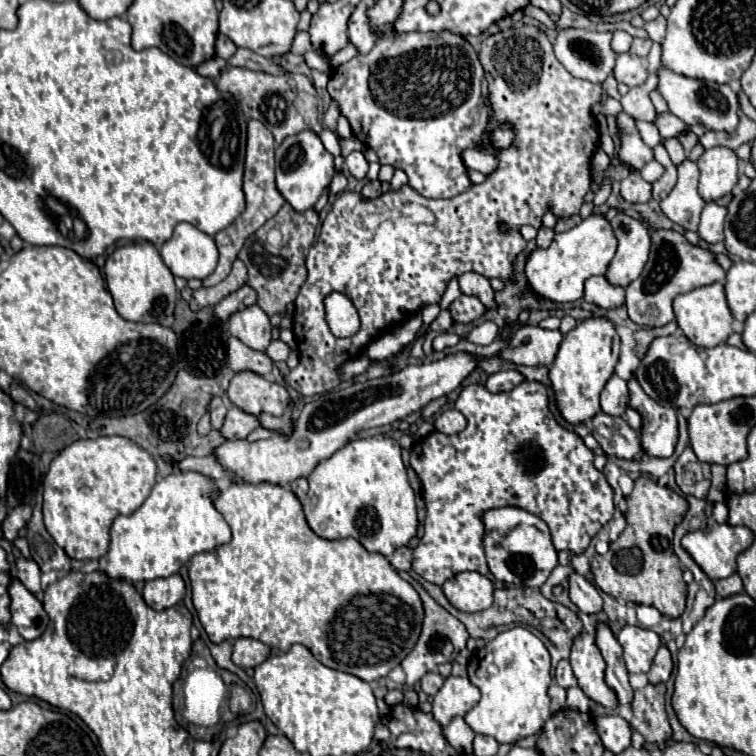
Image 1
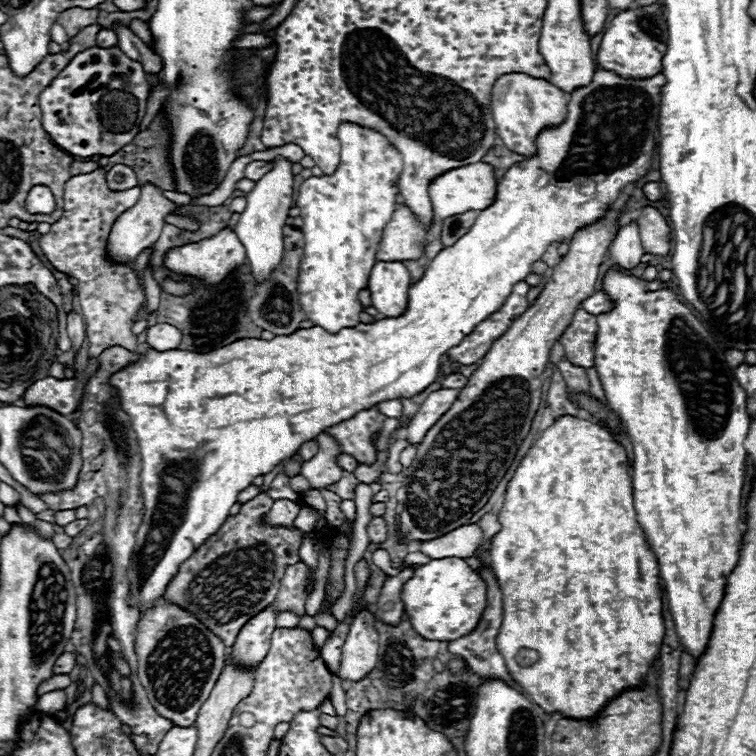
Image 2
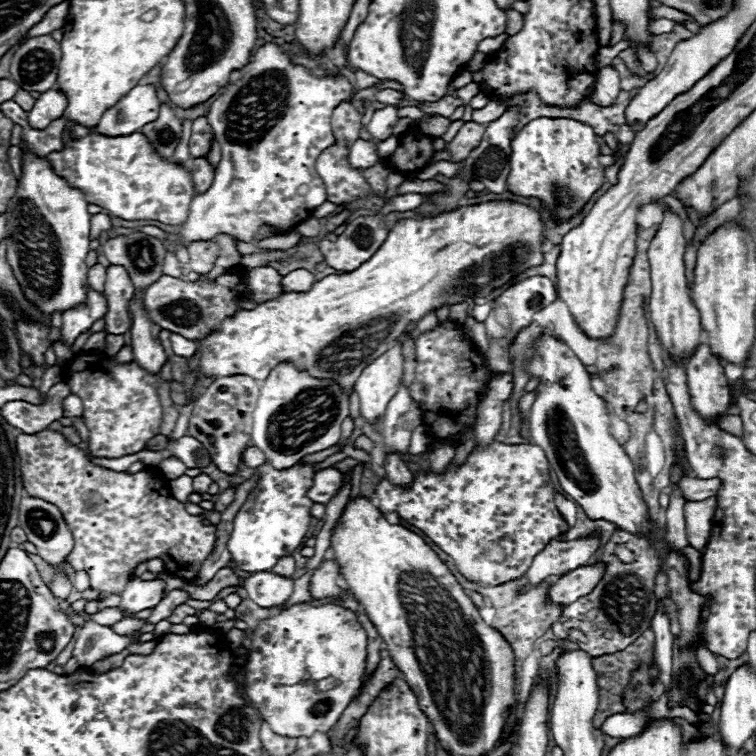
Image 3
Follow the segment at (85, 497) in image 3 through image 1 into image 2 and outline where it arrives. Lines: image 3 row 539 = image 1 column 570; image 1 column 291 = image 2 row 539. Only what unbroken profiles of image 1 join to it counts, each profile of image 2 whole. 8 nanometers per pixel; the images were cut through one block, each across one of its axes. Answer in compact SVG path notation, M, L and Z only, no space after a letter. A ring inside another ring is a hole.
M384 518L370 520L370 524L368 524L368 536L376 544L380 544L380 542L384 542L388 538L388 526L386 526Z

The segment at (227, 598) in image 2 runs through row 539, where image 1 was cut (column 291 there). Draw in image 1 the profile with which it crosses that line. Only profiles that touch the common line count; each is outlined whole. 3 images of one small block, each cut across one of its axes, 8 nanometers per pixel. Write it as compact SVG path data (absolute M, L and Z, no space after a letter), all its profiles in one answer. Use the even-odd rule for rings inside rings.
M284 204L280 212L270 218L256 234L252 234L246 244L242 246L238 258L246 264L248 268L248 286L256 290L258 300L256 304L268 314L284 314L286 306L294 302L304 278L306 278L306 266L304 258L314 242L318 226L318 214L314 210L306 212L294 212L290 204Z

